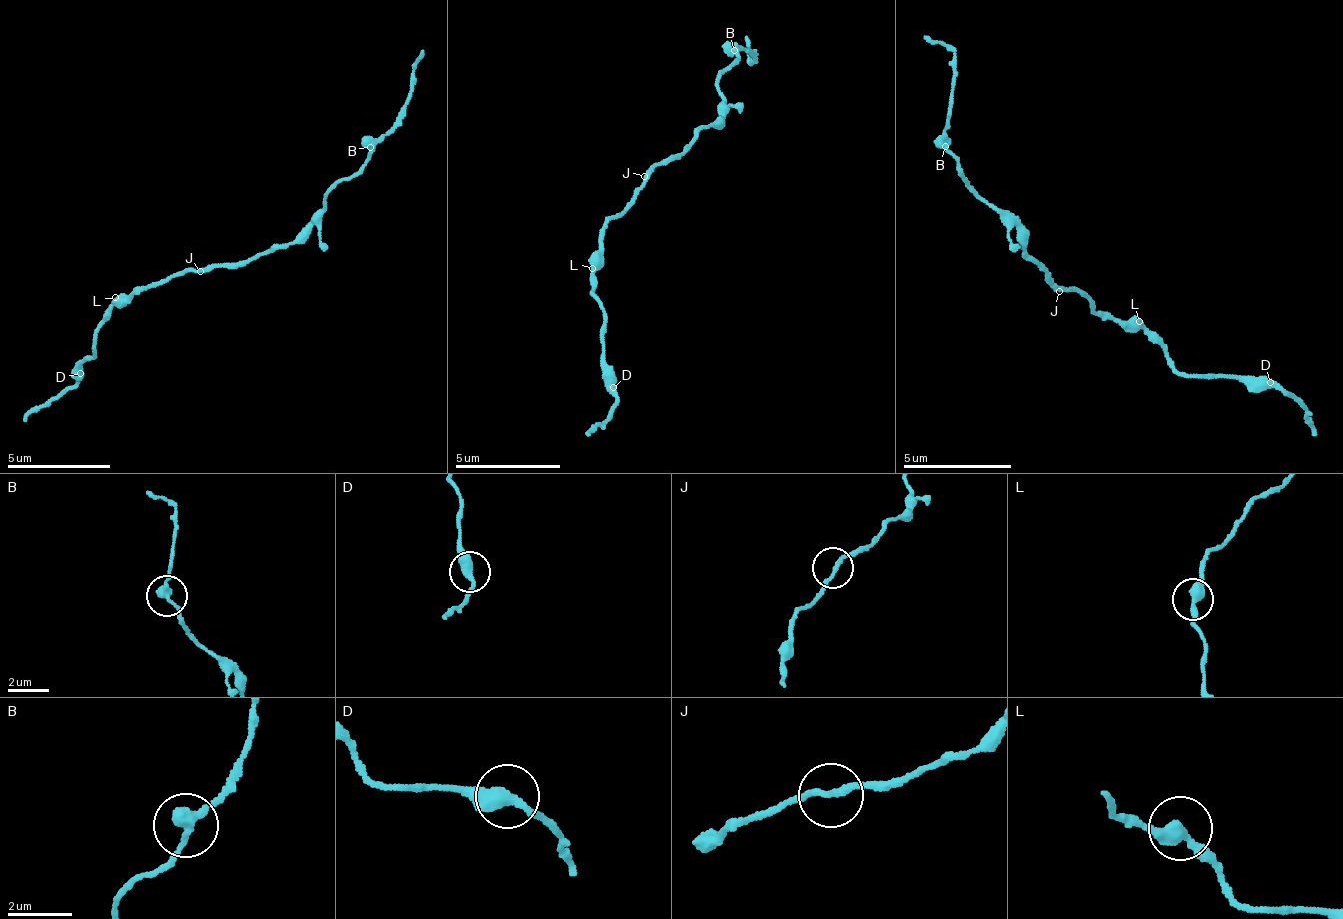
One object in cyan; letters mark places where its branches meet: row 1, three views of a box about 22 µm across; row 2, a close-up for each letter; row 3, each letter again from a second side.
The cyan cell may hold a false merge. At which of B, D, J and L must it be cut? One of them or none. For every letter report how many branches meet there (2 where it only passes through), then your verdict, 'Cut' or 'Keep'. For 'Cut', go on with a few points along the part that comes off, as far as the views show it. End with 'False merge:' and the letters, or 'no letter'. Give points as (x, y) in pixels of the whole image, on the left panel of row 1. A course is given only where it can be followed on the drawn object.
B: Branches: 2. Cut. Course of the part to remove: (371, 149), (397, 119), (421, 48)
D: Branches: 2. Keep
J: Branches: 2. Keep
L: Branches: 2. Keep
False merge: B

